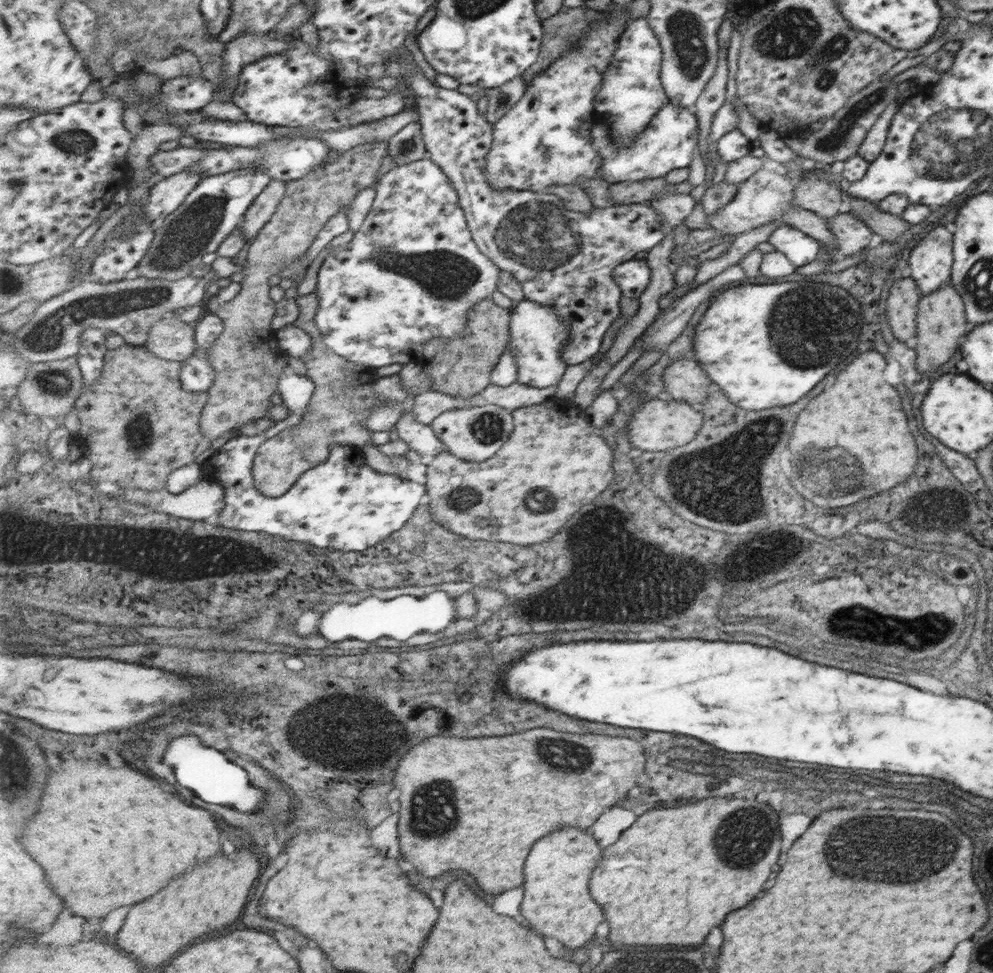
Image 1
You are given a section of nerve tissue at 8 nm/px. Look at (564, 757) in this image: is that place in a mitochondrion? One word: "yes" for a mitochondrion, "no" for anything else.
yes

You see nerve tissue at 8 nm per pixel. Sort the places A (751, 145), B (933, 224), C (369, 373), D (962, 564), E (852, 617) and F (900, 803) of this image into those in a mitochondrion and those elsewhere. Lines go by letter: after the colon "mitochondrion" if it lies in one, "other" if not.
A: other
B: other
C: other
D: other
E: mitochondrion
F: mitochondrion

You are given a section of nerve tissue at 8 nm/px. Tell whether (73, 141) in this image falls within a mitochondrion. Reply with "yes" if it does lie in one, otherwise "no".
yes

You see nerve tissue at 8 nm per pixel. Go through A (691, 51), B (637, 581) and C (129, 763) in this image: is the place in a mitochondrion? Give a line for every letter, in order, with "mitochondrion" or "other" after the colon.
A: mitochondrion
B: mitochondrion
C: other

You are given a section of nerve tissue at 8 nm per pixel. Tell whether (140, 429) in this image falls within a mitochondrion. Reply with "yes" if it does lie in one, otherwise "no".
yes

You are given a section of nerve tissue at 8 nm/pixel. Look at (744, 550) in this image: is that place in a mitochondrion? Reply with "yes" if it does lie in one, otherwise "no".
yes

